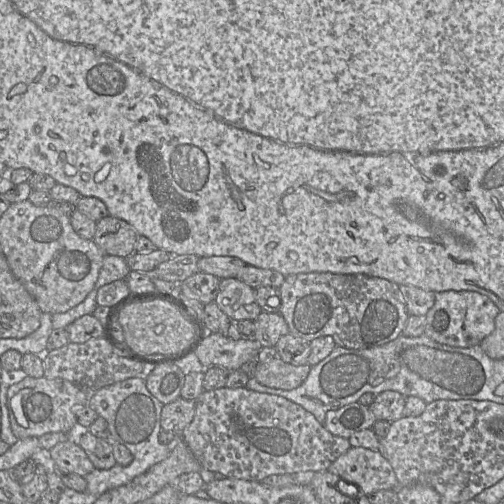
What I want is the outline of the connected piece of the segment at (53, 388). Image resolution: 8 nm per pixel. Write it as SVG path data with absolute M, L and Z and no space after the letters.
M23 377L11 385L7 392L7 408L11 429L18 439L41 437L51 432L70 433L74 428L77 435L87 429L77 421L77 410L89 405L90 393L74 383L64 379L47 379L45 377Z

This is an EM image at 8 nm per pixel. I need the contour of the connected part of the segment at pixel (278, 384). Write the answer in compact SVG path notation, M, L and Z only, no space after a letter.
M262 347L252 376L264 386L293 390L307 379L310 369L309 364L294 366L284 362L275 347Z

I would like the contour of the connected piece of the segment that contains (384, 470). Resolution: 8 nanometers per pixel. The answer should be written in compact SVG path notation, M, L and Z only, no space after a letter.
M351 447L330 465L328 471L354 484L365 495L399 487L391 464L378 450Z

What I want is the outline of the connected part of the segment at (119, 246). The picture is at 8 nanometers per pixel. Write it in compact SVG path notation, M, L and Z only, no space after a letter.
M110 215L96 222L95 244L105 255L127 258L135 252L136 230L126 221Z

